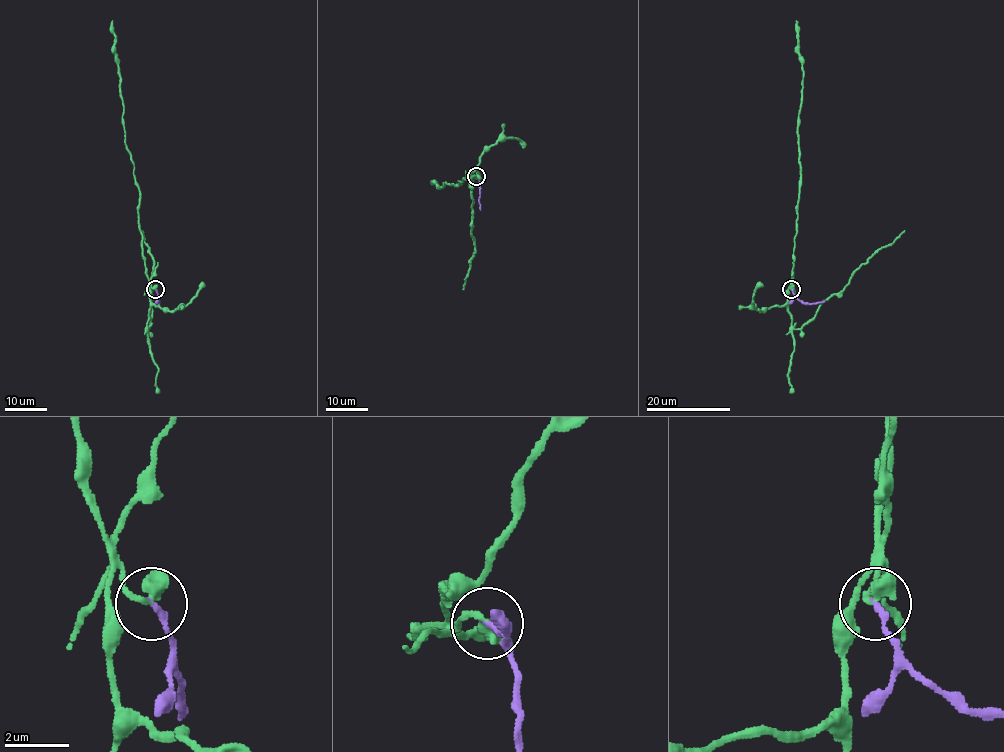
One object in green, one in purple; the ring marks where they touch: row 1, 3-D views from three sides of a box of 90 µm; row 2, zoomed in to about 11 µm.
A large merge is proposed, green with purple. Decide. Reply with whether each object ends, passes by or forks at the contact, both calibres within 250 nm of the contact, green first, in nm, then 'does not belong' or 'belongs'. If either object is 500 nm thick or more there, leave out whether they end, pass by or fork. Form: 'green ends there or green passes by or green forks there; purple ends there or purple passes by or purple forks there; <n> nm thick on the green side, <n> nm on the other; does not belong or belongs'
500 nm thick on the green side, 190 nm on the other; does not belong

